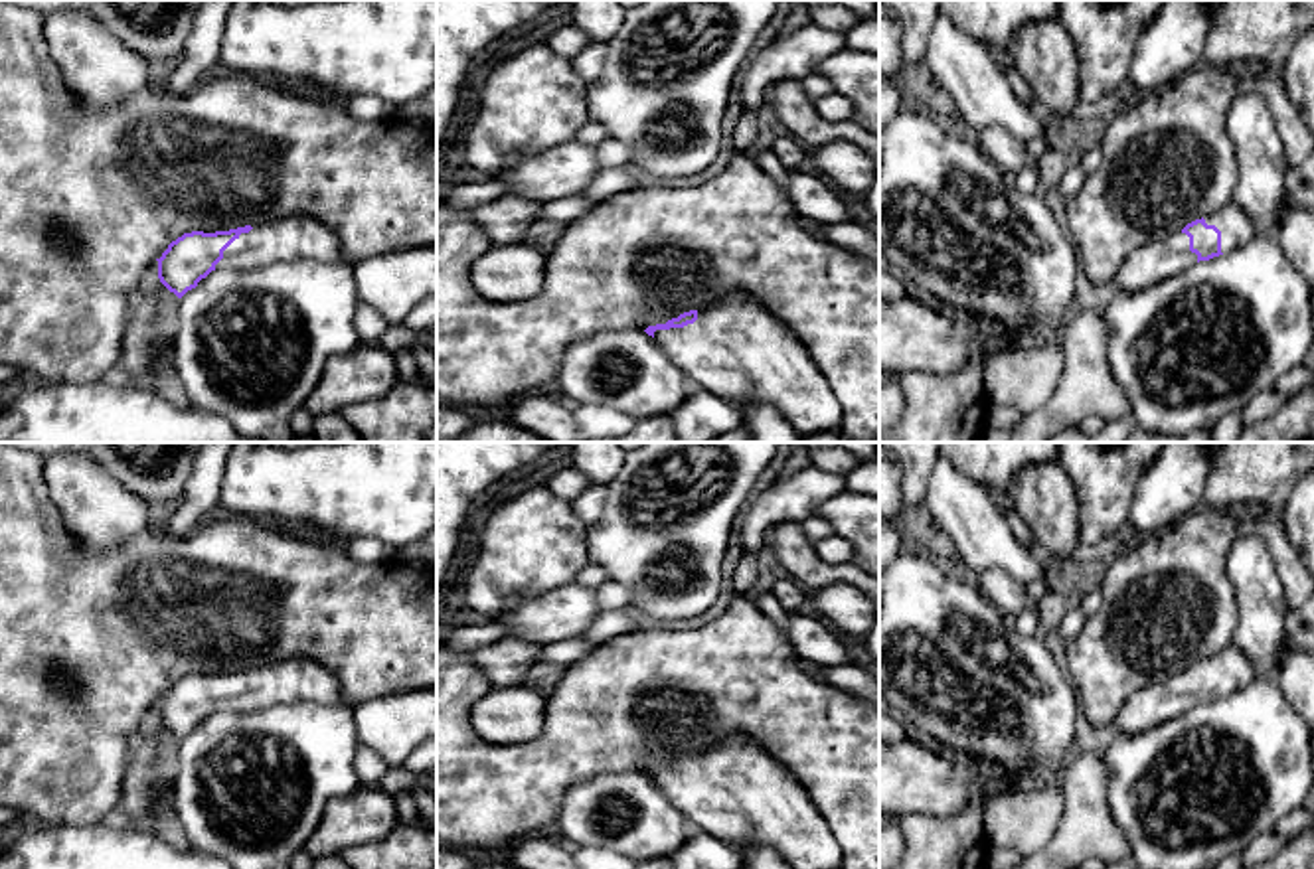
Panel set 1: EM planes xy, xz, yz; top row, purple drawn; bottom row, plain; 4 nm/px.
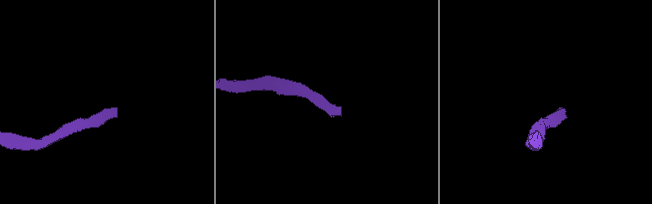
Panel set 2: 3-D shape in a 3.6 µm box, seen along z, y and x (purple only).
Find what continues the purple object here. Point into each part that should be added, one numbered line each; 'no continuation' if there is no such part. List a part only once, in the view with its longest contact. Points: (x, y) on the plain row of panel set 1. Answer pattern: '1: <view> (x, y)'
1: xz (738, 790)

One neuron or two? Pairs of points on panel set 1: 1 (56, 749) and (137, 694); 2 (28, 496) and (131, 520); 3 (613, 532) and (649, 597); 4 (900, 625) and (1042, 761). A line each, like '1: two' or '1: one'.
1: one
2: two
3: one
4: one

